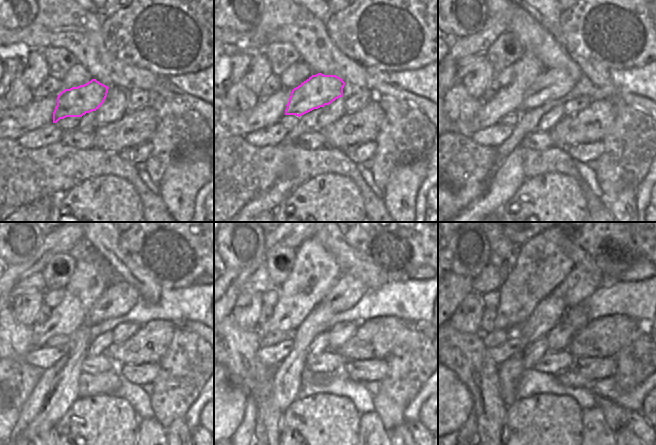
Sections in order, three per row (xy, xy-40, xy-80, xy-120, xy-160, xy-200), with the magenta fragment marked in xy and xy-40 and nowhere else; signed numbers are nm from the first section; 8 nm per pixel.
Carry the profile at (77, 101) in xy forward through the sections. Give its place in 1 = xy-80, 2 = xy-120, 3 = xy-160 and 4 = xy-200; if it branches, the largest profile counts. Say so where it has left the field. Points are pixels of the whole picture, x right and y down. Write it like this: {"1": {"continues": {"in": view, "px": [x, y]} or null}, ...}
{"1": {"continues": {"in": "xy-80", "px": [553, 84]}}, "2": {"continues": {"in": "xy-120", "px": [120, 297]}}, "3": {"continues": {"in": "xy-160", "px": [347, 292]}}, "4": {"continues": {"in": "xy-200", "px": [580, 285]}}}

